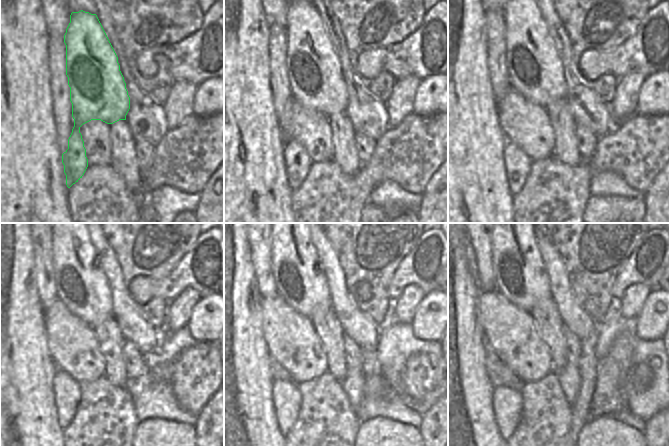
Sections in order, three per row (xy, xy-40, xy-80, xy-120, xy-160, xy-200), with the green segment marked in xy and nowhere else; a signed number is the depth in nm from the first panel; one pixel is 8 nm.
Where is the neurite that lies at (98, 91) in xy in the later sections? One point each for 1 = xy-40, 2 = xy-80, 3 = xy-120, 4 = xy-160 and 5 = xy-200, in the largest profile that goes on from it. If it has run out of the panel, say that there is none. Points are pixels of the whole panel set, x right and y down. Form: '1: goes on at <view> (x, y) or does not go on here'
1: goes on at xy-40 (314, 70)
2: goes on at xy-80 (535, 69)
3: goes on at xy-120 (82, 286)
4: goes on at xy-160 (299, 280)
5: goes on at xy-200 (521, 276)

